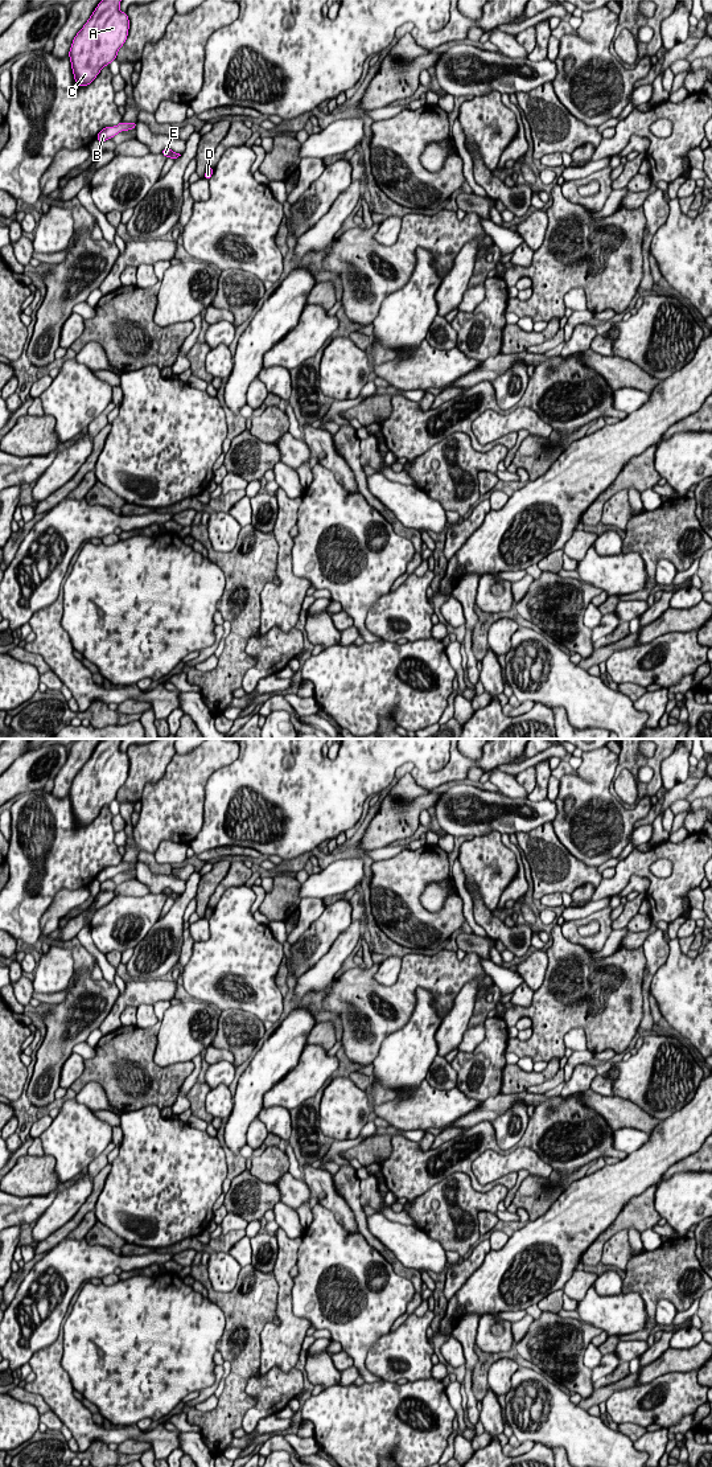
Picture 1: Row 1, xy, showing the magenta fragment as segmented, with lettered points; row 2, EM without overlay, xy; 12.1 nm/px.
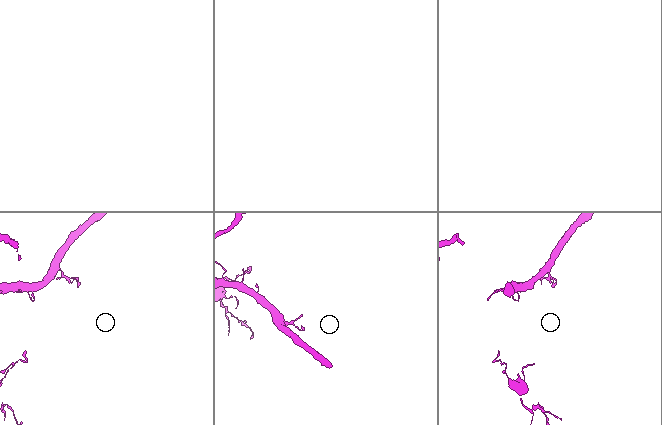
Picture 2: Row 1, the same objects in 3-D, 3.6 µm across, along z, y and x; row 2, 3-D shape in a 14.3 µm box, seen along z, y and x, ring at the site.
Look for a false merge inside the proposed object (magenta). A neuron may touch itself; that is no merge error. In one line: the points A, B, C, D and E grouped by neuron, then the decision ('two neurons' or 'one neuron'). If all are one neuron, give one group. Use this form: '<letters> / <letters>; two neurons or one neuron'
A B C E / D; two neurons

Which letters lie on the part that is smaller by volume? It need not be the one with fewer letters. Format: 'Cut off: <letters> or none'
Cut off: D

